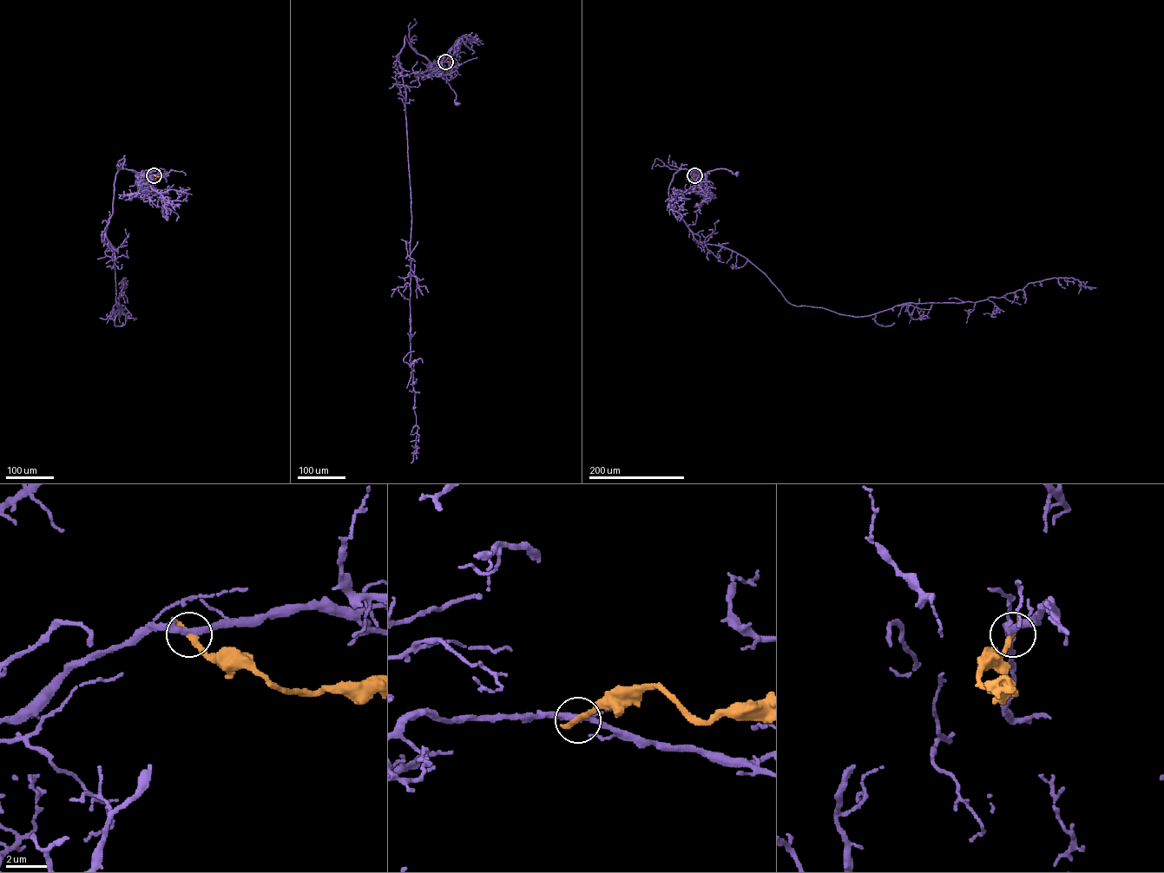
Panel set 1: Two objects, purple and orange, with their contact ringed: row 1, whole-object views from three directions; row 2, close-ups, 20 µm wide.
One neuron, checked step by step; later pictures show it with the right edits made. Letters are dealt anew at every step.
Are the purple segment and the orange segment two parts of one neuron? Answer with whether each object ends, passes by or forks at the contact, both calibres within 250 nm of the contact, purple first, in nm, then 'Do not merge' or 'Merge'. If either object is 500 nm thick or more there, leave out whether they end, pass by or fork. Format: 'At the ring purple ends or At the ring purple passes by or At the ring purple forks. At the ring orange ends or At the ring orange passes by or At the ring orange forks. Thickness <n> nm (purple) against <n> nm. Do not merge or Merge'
At the ring purple passes by. At the ring orange ends. Thickness 280 nm (purple) against 360 nm. Do not merge

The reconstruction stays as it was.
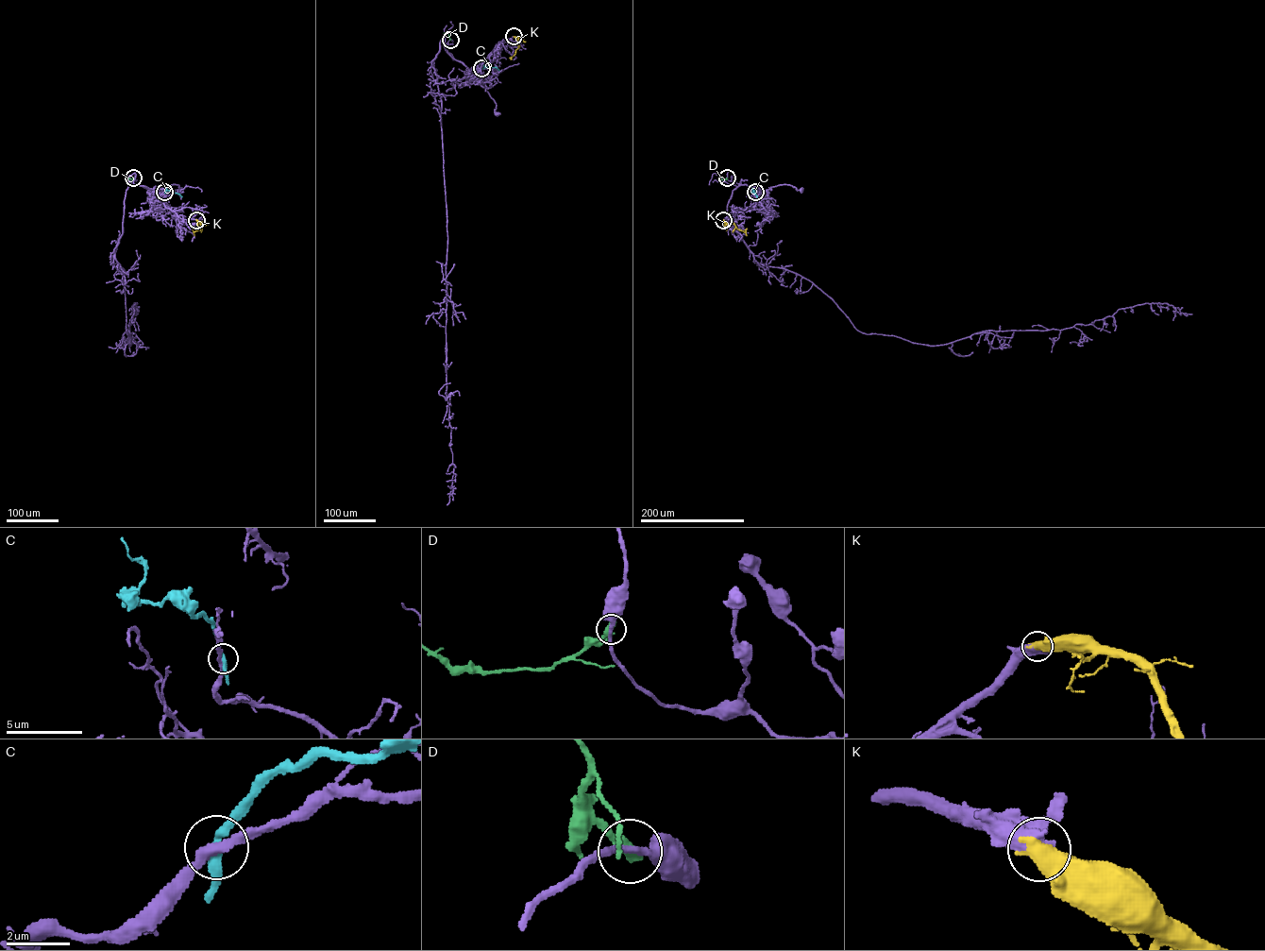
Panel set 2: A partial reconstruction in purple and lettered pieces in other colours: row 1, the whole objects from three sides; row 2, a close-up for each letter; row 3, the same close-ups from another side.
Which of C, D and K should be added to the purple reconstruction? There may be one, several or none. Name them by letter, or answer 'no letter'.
K

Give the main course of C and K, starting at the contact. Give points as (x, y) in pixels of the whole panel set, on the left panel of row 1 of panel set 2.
C: (164, 192), (171, 190), (182, 196)
K: (196, 220), (202, 224), (198, 230), (193, 232), (193, 229)

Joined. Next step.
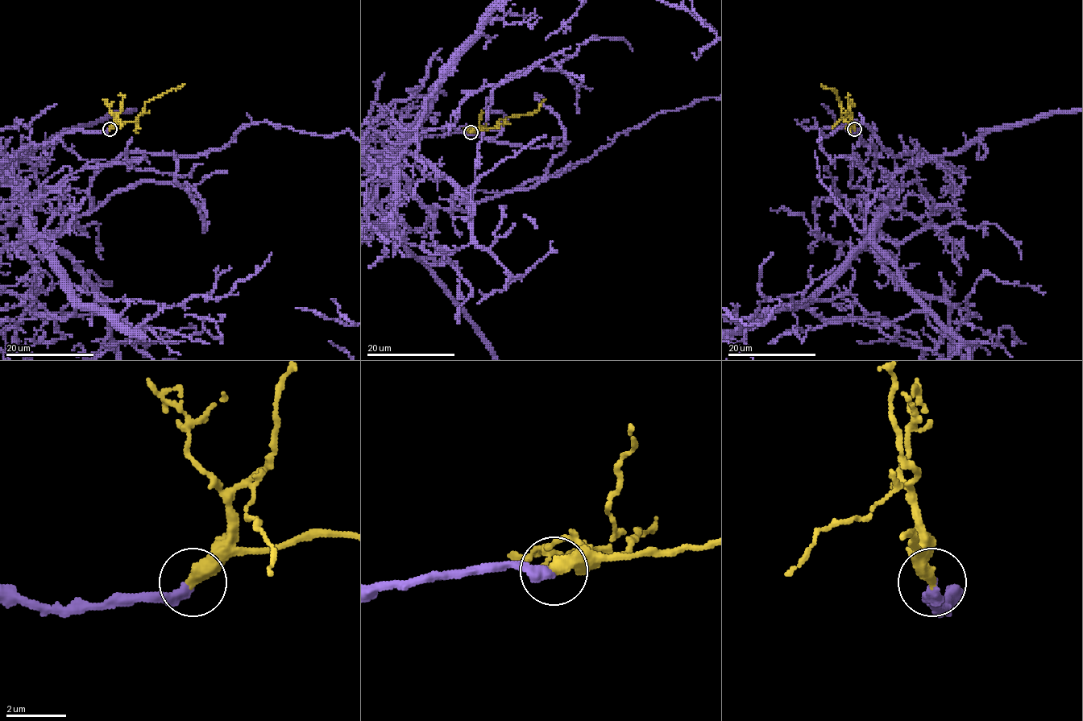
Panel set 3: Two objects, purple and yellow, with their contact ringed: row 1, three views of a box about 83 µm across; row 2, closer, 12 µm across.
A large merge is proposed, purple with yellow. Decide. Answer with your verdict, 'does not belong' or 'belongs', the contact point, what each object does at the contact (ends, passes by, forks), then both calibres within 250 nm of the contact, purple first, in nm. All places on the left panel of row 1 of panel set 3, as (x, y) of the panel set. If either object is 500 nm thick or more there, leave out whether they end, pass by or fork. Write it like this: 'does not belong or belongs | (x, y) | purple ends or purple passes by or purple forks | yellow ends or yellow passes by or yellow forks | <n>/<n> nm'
belongs | (109, 129) | purple ends | yellow ends | 320/480 nm

